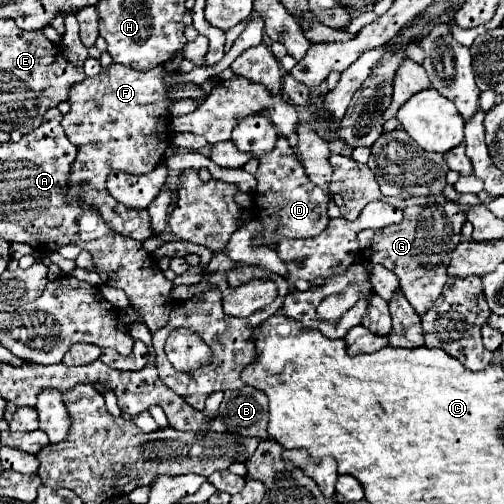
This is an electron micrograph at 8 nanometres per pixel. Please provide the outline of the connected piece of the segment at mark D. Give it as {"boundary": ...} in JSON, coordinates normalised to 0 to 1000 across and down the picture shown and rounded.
{"boundary":[[[554,274],[546,282],[546,294],[534,306],[518,310],[506,353],[510,385],[502,385],[502,405],[510,433],[522,440],[522,456],[502,472],[506,488],[534,488],[550,496],[550,480],[558,480],[562,472],[621,472],[649,452],[657,437],[649,429],[657,393],[645,377],[621,369],[621,361],[605,353],[605,337],[597,321],[589,321],[565,274]]]}

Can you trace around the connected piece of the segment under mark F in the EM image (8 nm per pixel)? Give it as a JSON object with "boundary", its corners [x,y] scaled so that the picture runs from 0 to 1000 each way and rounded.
{"boundary":[[[220,127],[212,143],[185,155],[169,155],[149,167],[137,190],[137,226],[125,230],[129,270],[153,290],[153,317],[141,329],[137,373],[129,393],[165,397],[165,405],[200,417],[204,437],[236,464],[288,480],[315,468],[296,440],[292,417],[256,417],[216,389],[208,369],[220,337],[244,337],[264,347],[292,345],[323,313],[327,294],[339,286],[327,250],[339,238],[343,202],[331,198],[339,171],[323,163],[327,135],[312,131],[292,143],[276,143],[240,127]]]}

